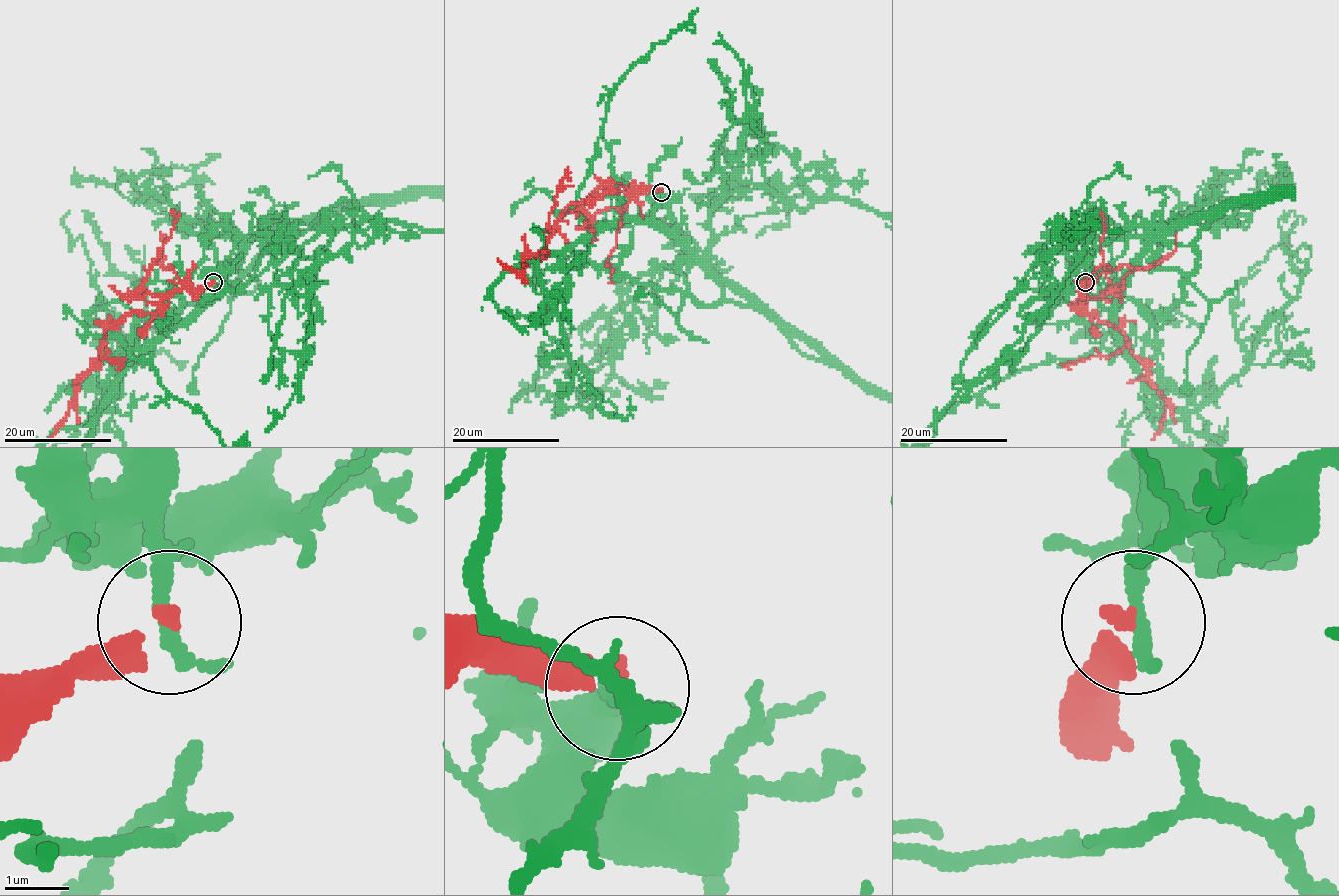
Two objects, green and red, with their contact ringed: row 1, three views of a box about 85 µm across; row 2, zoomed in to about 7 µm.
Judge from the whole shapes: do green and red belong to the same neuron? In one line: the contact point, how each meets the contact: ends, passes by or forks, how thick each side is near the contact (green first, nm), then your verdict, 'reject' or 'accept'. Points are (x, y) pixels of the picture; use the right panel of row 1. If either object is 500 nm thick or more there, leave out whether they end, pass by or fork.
at (1085, 282); green passes by; red ends there; 220 nm thick on the green side, 200 nm on the other; reject

